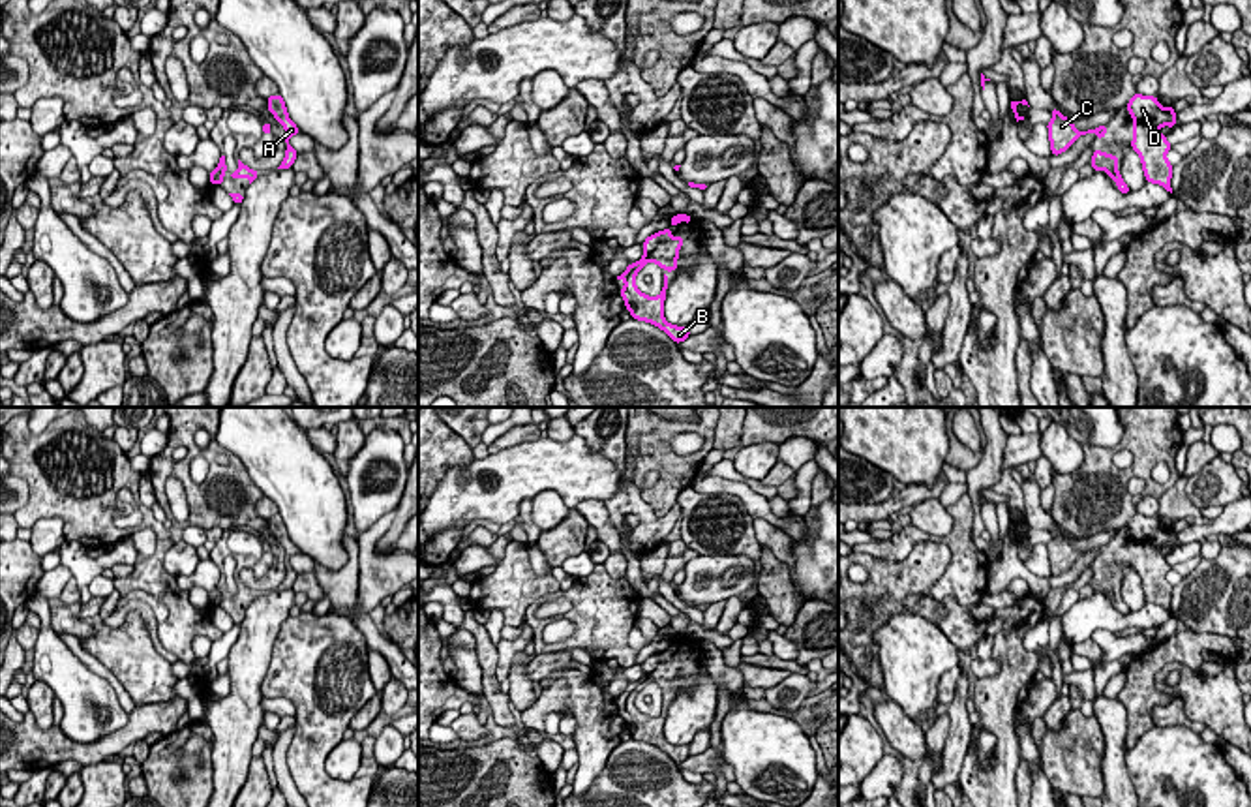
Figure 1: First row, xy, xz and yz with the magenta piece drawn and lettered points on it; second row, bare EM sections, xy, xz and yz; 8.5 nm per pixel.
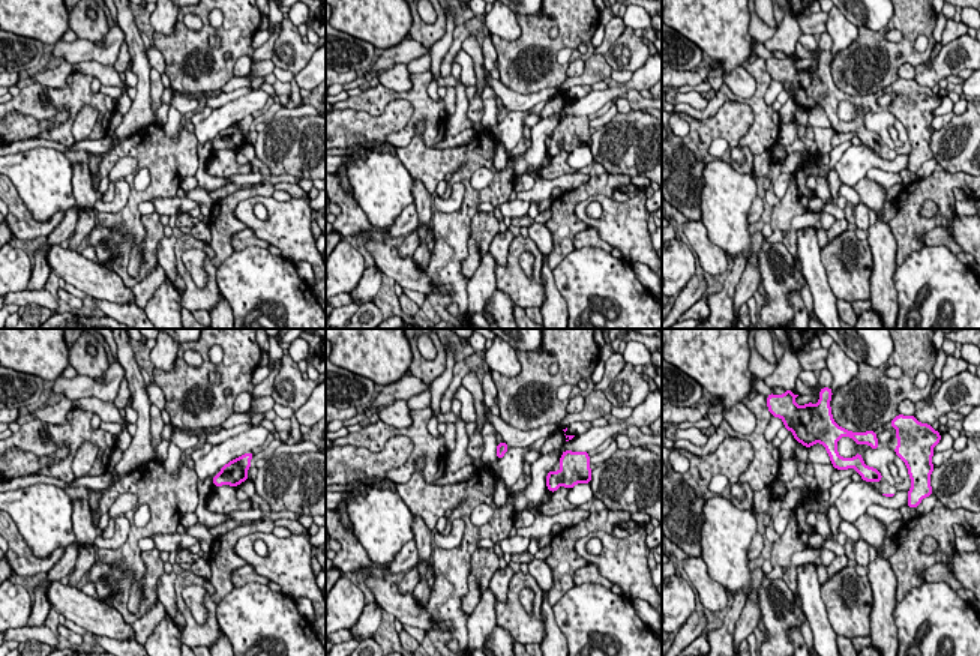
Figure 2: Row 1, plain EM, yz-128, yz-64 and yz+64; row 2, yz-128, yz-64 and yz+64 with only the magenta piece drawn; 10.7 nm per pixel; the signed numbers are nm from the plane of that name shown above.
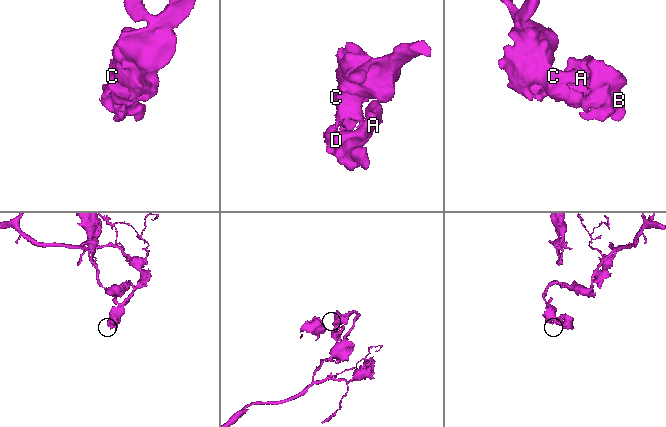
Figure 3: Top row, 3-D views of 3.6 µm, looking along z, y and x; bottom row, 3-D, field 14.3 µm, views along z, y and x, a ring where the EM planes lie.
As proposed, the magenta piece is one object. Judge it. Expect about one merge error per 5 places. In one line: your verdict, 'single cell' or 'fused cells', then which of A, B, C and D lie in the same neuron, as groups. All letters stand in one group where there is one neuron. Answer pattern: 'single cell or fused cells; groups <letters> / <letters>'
single cell; groups A B C D

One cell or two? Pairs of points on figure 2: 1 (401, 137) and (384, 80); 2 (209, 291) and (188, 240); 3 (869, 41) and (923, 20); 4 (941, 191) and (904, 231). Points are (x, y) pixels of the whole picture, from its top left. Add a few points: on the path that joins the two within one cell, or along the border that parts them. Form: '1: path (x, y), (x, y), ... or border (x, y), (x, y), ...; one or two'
1: border (380, 83), (398, 92), (408, 92), (411, 89); two
2: path (210, 276), (207, 252), (203, 248); one
3: path (883, 30), (896, 21), (910, 20); one
4: path (928, 191), (908, 209), (908, 218); one

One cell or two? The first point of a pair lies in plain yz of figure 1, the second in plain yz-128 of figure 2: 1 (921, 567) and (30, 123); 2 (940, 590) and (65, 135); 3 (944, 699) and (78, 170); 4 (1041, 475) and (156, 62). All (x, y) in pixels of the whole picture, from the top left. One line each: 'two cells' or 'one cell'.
1: one cell
2: one cell
3: two cells
4: one cell

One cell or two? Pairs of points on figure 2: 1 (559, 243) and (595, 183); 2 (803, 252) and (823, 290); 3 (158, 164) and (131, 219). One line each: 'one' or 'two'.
1: one
2: one
3: one

